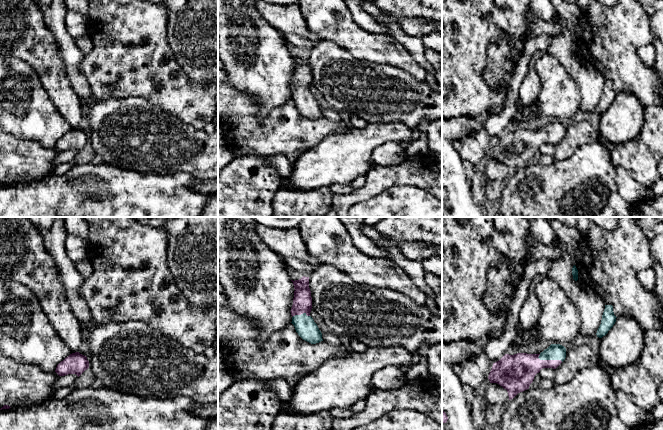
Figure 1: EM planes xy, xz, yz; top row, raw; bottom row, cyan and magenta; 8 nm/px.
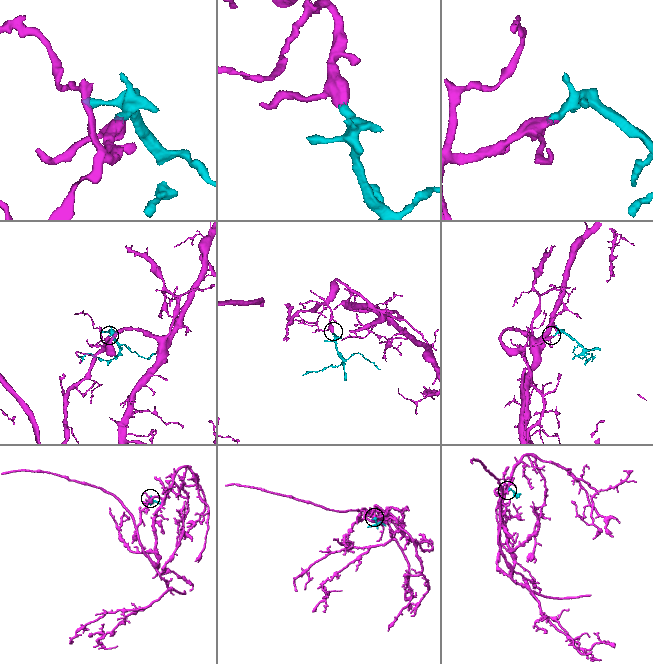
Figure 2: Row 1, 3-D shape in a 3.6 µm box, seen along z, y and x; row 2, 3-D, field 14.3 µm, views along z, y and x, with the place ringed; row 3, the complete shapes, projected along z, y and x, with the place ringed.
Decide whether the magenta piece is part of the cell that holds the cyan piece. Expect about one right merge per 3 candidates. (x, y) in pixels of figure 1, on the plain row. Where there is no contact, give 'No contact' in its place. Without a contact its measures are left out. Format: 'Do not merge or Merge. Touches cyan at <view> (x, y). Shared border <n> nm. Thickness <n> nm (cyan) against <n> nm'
Merge. Touches cyan at yz (550, 135). Shared border 220 nm. Thickness 130 nm (cyan) against 260 nm

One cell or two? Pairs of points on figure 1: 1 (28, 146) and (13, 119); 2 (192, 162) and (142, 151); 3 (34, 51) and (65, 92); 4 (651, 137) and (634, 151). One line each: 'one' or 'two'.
1: two
2: one
3: one
4: one

